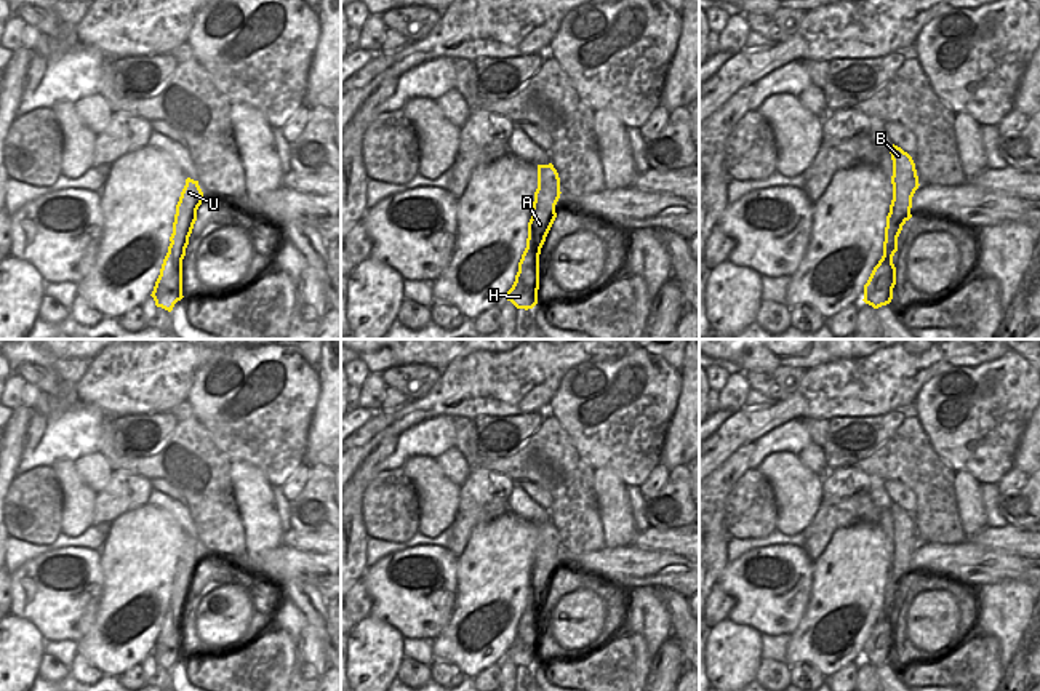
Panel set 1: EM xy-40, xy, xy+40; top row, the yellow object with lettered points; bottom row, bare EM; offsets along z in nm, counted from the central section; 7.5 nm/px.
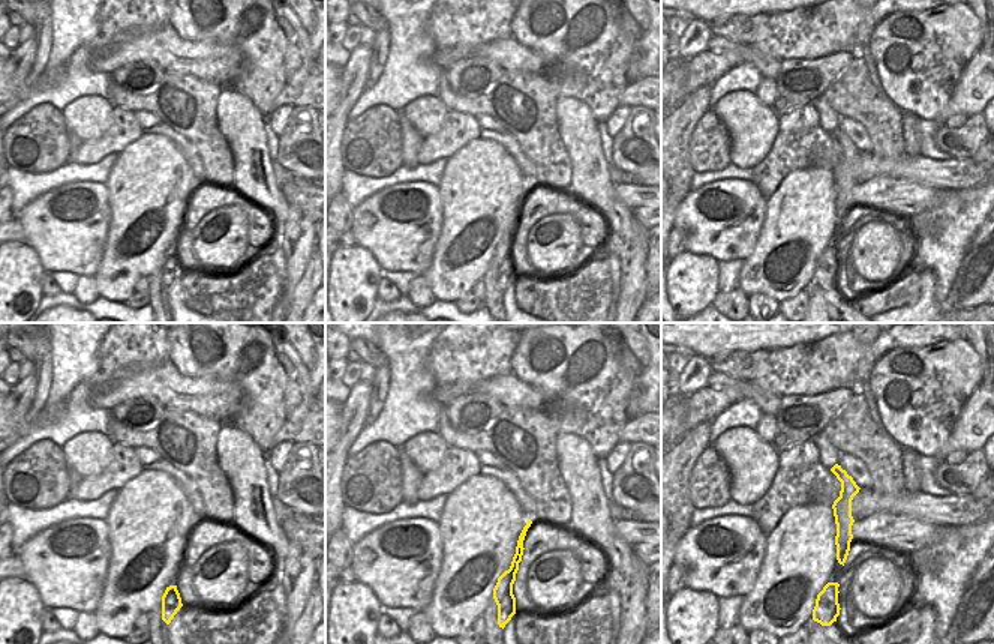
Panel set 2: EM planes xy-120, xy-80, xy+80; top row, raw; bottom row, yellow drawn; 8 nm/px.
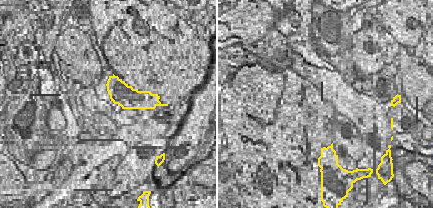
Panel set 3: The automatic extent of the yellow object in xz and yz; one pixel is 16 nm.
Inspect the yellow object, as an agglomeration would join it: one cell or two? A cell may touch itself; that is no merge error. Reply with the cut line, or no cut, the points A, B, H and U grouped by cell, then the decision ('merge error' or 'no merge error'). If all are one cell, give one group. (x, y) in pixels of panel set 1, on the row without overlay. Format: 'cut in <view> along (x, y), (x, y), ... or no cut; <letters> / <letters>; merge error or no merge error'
cut in xy-40 along (170, 602), (175, 613), (181, 618); A B U / H; merge error

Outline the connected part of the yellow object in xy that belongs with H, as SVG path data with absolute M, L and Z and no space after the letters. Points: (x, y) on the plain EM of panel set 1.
M526 600L526 606L518 621L518 630L512 646L507 649L507 659L517 667L533 667L538 662L539 648L539 613L531 608Z

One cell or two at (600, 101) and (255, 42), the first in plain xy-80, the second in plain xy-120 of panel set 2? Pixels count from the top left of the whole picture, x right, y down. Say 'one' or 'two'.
one

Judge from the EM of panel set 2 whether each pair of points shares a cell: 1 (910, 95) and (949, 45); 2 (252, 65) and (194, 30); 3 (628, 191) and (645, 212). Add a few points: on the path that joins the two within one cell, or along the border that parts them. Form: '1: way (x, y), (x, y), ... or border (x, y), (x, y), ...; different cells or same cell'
1: way (921, 87), (922, 74), (936, 59); same cell
2: way (246, 47), (230, 30), (212, 30); same cell
3: way (634, 197), (645, 206); same cell

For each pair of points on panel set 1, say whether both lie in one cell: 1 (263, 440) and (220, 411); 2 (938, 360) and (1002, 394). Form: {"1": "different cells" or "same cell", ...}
{"1": "same cell", "2": "different cells"}

